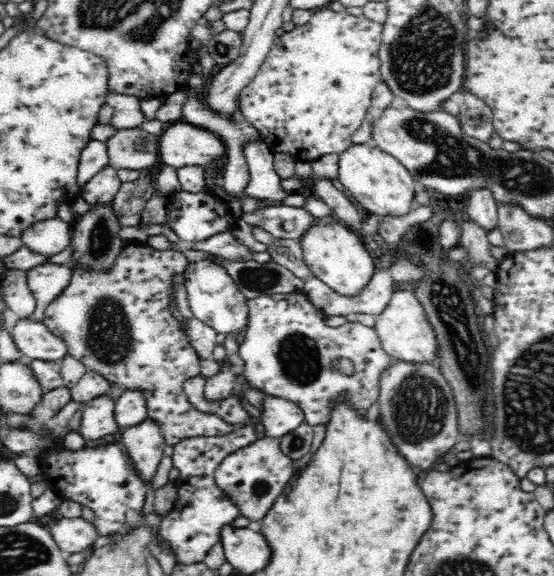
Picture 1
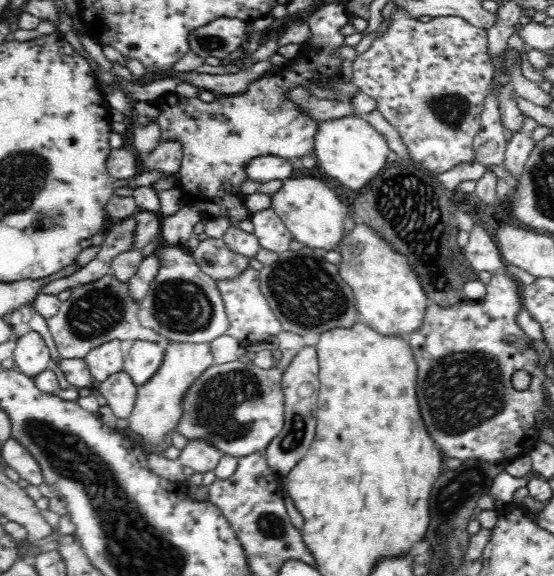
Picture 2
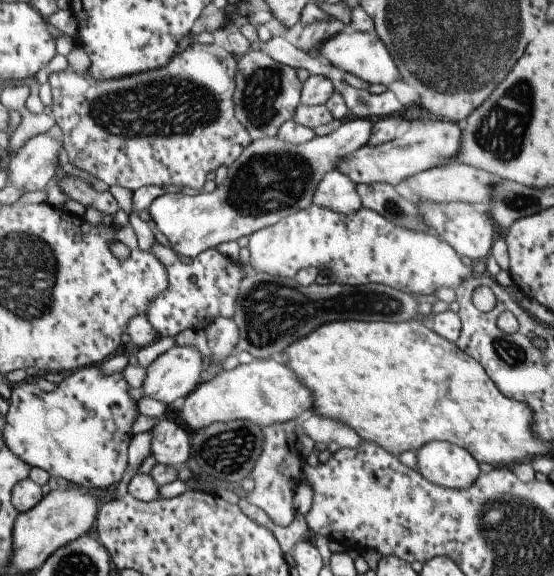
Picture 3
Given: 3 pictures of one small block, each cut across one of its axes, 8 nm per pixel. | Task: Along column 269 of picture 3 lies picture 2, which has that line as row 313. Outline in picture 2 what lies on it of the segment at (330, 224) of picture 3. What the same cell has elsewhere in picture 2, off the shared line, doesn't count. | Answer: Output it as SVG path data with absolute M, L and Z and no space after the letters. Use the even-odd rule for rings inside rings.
M248 267L236 276L227 279L215 279L215 285L224 302L225 313L228 317L229 329L225 332L244 345L264 342L274 339L282 331L282 323L267 302L260 288L259 270Z

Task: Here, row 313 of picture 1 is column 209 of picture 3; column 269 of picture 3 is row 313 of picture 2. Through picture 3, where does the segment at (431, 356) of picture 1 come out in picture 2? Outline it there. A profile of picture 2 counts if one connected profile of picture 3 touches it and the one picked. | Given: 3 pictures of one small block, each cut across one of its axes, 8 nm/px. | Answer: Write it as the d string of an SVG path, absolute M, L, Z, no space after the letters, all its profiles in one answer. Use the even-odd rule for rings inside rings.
M357 222L352 230L343 232L334 249L340 254L340 262L335 265L353 290L362 323L382 335L410 334L423 323L428 300L410 259L382 240L370 225Z

